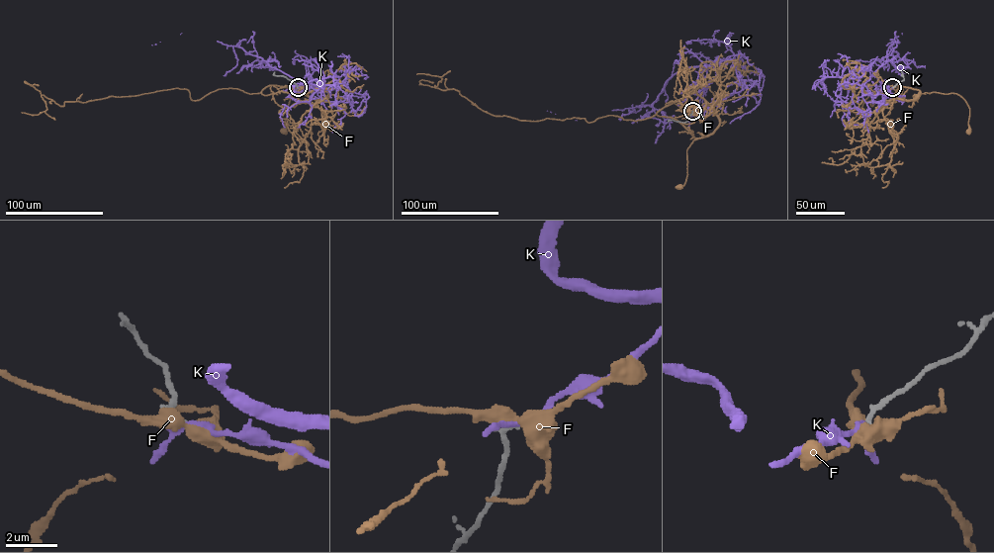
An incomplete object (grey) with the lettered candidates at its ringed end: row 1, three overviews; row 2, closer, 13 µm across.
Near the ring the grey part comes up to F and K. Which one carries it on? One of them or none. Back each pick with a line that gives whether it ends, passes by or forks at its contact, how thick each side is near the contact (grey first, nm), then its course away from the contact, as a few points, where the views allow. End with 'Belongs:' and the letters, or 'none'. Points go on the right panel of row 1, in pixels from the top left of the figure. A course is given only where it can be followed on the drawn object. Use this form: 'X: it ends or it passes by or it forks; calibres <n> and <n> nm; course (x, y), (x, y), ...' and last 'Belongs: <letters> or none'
Belongs: none

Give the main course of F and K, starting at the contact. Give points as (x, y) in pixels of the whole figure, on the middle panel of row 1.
F: (692, 111), (683, 110), (674, 102), (657, 113), (677, 120), (697, 138), (686, 150), (686, 181), (679, 186)
K: (692, 111), (699, 107), (694, 102), (716, 75), (720, 59), (674, 74), (650, 105), (576, 120), (547, 111)

